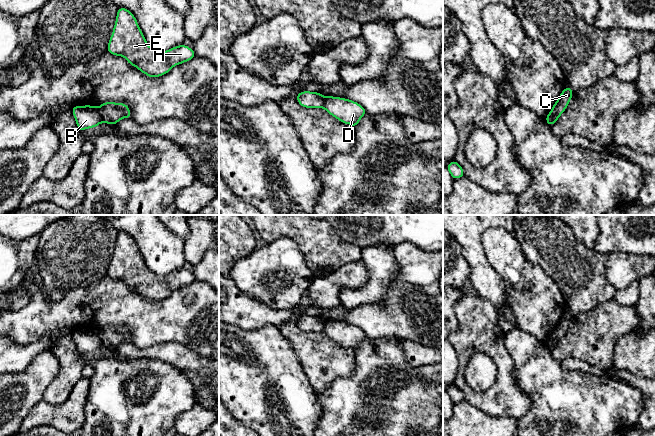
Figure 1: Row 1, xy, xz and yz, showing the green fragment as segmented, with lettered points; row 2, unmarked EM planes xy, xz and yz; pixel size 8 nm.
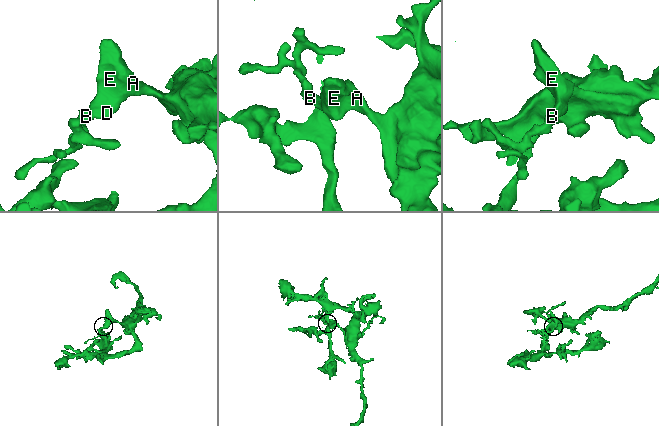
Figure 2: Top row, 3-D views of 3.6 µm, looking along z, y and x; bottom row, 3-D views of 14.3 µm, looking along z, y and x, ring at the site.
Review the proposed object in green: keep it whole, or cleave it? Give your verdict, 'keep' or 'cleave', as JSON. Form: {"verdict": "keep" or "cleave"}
{"verdict": "cleave"}

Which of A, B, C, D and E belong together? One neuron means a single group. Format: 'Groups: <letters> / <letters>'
Groups: A C D E / B

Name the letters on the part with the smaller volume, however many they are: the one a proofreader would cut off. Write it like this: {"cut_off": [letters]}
{"cut_off": ["B"]}

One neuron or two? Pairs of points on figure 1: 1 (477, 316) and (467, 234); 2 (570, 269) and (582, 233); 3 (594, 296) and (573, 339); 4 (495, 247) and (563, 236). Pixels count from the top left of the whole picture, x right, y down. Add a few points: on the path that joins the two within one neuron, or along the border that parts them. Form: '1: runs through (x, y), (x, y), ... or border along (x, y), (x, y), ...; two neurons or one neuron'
1: border along (477, 293), (486, 298), (495, 308); two neurons
2: border along (568, 225), (581, 242), (588, 248), (593, 249); two neurons
3: border along (608, 300), (587, 311), (578, 312), (573, 316); two neurons
4: border along (512, 234), (524, 255), (532, 263); two neurons

